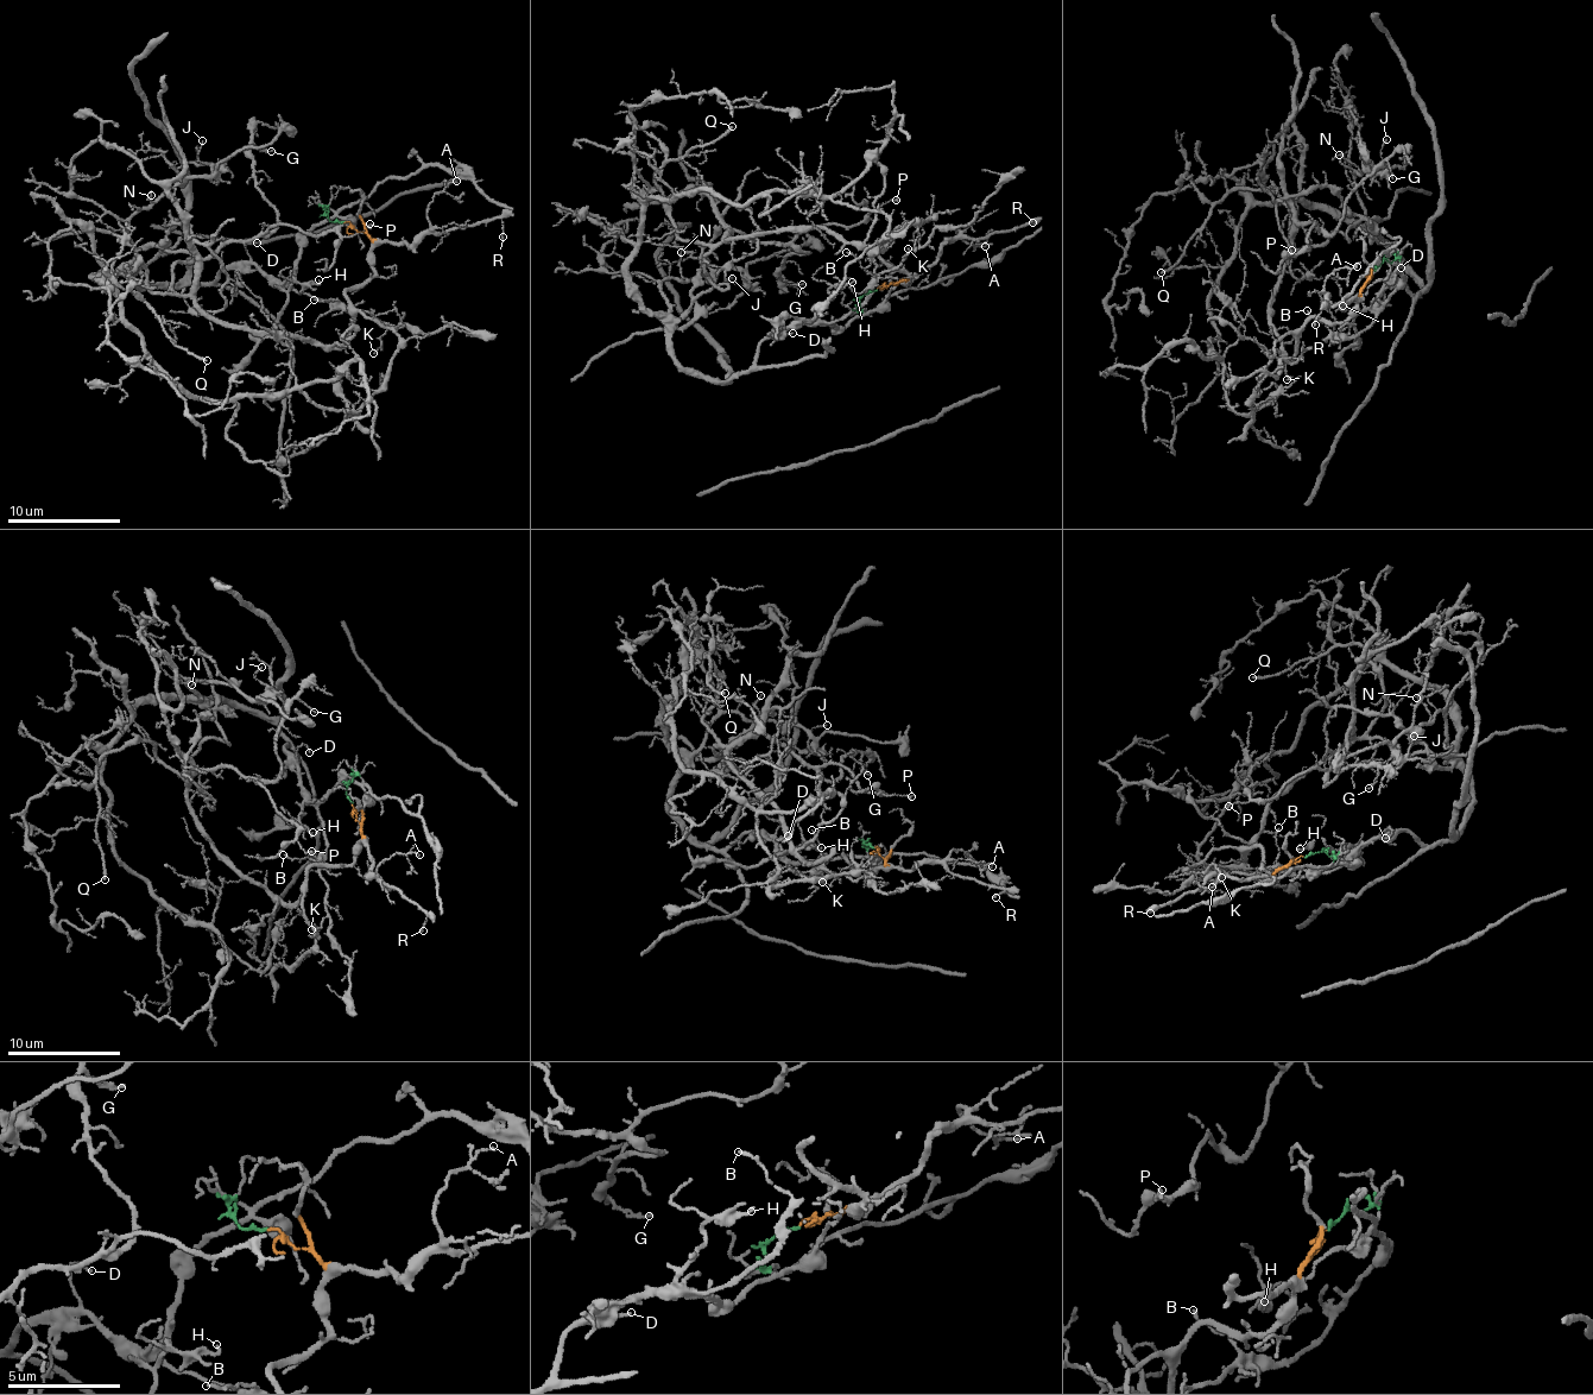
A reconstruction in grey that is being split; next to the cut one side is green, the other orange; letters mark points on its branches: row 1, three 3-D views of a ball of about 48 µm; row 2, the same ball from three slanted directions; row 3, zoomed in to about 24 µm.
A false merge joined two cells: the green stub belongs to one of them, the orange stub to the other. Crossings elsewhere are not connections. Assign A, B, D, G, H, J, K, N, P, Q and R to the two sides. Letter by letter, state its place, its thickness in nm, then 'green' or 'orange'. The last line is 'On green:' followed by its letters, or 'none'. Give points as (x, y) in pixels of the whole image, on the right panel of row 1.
A: place (1357, 266); calibre 80 nm; orange
B: place (1307, 310); calibre 120 nm; green
D: place (1401, 267); calibre 110 nm; green
G: place (1392, 178); calibre 130 nm; orange
H: place (1342, 305); calibre 130 nm; green
J: place (1386, 139); calibre 110 nm; green
K: place (1287, 379); calibre 110 nm; orange
N: place (1339, 155); calibre 130 nm; green
P: place (1291, 250); calibre 120 nm; orange
Q: place (1161, 272); calibre 170 nm; orange
R: place (1315, 324); calibre 110 nm; orange
On green: B, D, H, J, N

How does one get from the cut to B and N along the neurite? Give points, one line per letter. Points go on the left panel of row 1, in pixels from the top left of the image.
B: (343, 222), (328, 208), (334, 213), (314, 227), (297, 258), (292, 285), (336, 303), (313, 301)
N: (343, 222), (328, 208), (286, 281), (229, 267), (212, 283), (150, 286), (133, 276), (130, 239), (150, 195)

